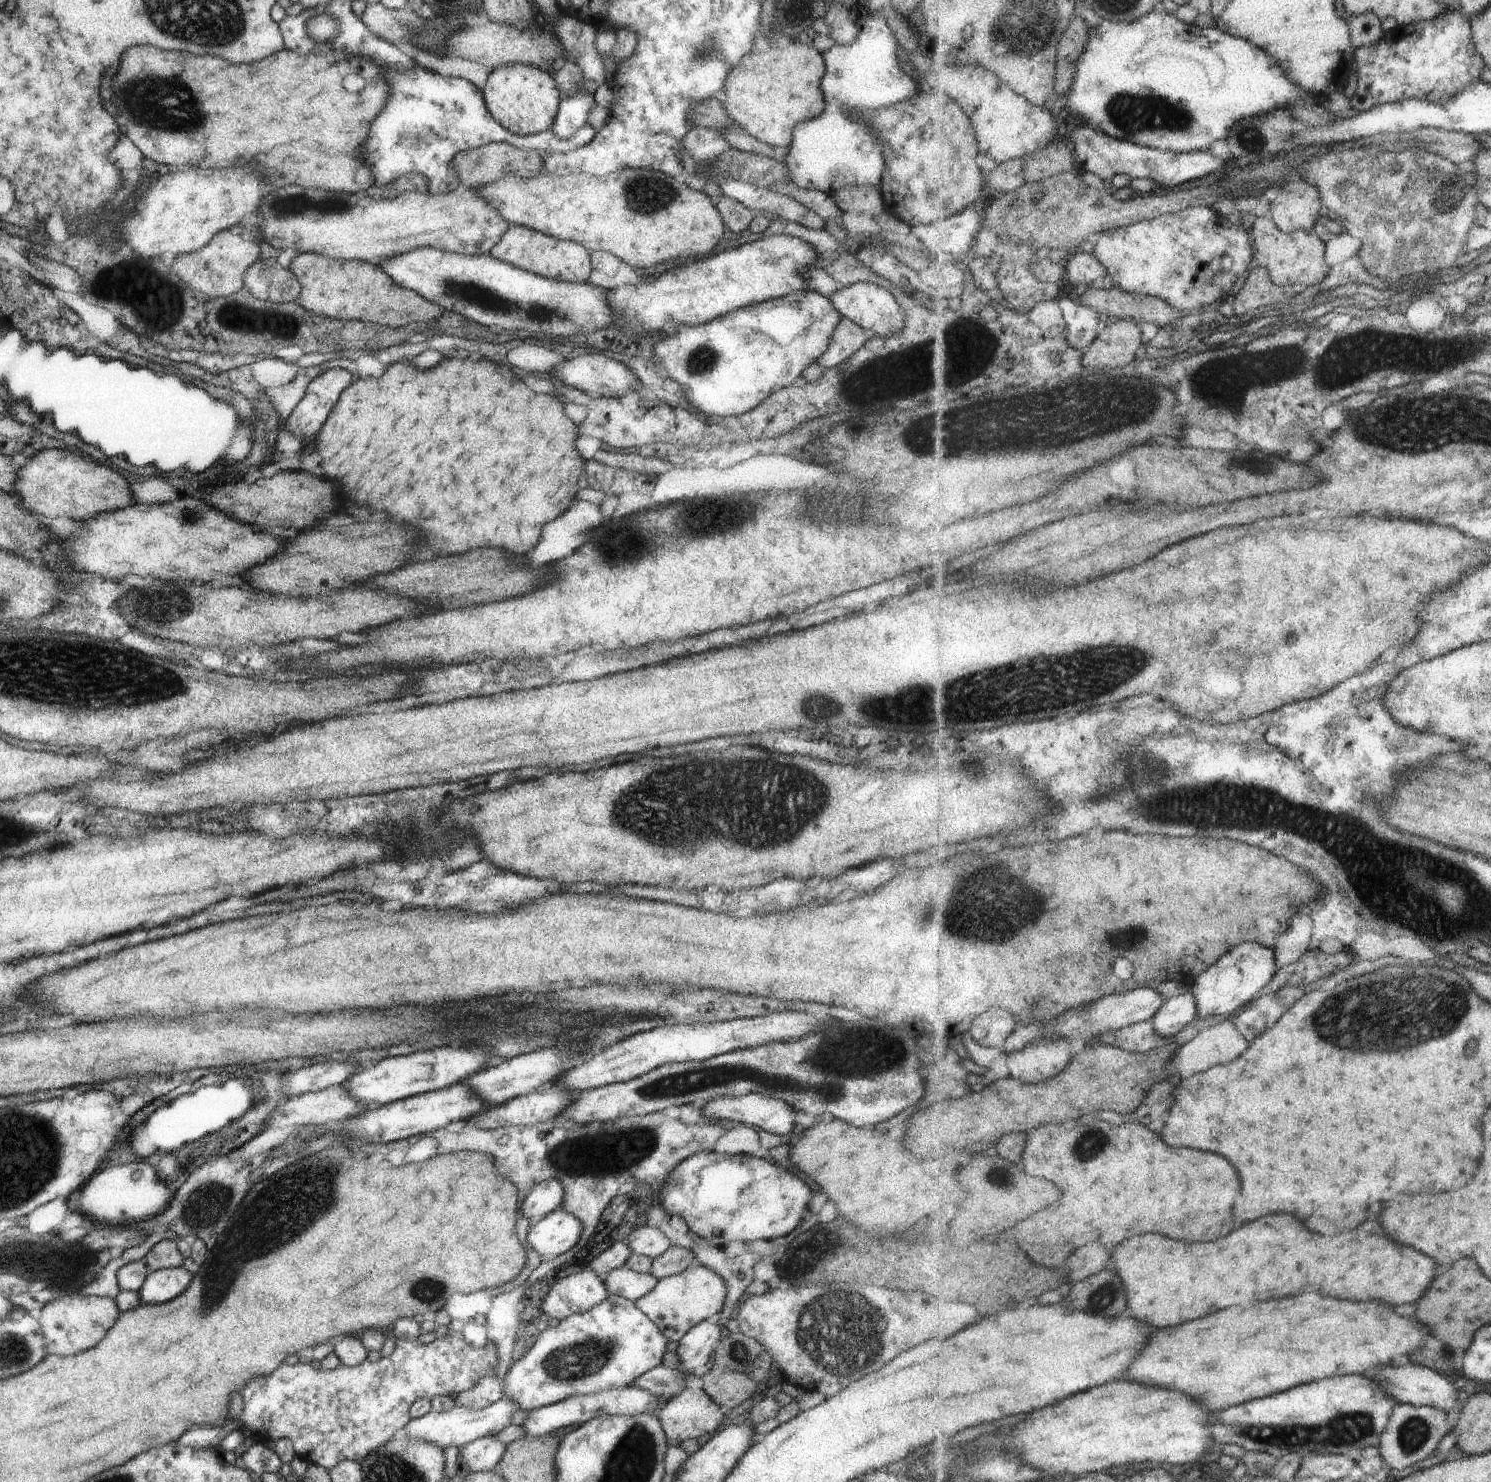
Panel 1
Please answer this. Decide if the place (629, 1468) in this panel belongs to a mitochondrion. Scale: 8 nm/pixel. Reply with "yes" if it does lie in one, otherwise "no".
yes

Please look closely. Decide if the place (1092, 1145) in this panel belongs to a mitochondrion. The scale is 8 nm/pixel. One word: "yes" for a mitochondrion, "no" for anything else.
yes

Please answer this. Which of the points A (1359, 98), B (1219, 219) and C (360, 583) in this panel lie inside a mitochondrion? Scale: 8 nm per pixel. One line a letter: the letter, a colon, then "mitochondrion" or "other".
A: other
B: other
C: other

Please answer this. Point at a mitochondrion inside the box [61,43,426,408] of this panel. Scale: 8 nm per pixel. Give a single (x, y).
(154, 99)

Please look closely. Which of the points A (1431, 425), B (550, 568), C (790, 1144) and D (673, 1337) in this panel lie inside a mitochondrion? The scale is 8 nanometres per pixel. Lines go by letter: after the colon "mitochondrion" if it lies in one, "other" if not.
A: mitochondrion
B: other
C: other
D: other

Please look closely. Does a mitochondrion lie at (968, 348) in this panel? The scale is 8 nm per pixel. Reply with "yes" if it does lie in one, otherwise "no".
yes

